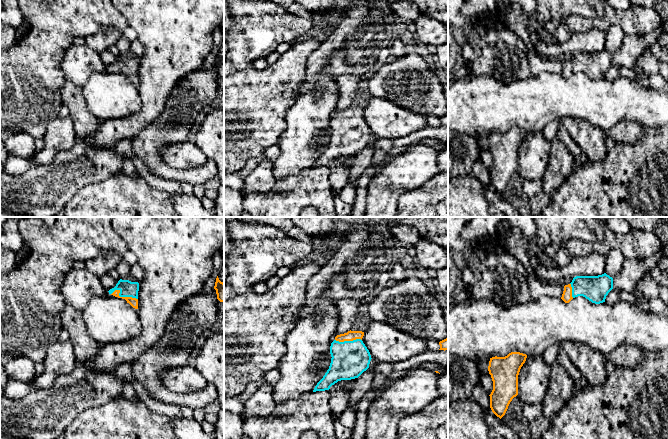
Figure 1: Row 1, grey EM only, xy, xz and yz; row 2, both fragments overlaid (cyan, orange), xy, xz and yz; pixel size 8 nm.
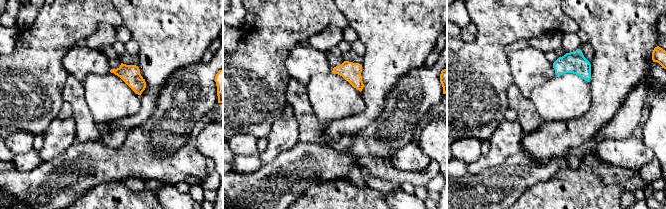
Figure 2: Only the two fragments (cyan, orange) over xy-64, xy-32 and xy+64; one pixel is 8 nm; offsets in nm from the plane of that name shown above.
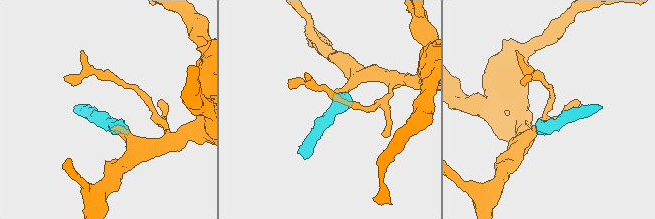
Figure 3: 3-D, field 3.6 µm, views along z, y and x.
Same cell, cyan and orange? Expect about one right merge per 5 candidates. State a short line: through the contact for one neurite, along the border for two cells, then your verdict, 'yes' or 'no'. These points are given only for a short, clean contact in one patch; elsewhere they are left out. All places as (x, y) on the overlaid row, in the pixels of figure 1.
xy (127, 288), (122, 296), (127, 296), (133, 302) | yes

